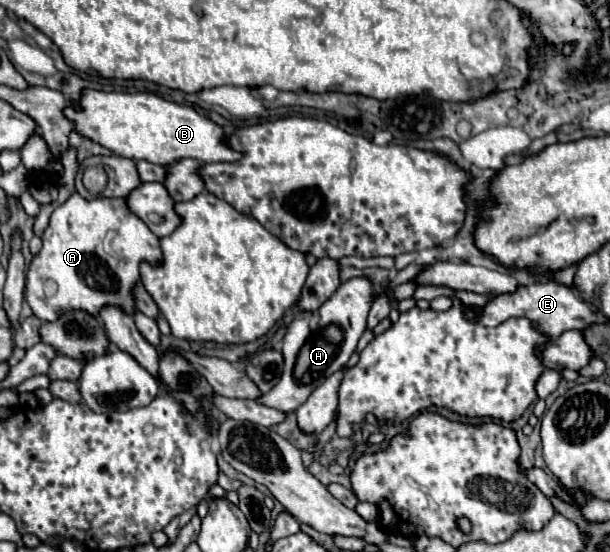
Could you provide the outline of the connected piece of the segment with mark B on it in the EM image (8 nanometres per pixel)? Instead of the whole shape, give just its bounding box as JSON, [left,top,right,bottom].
[64,89,240,165]

